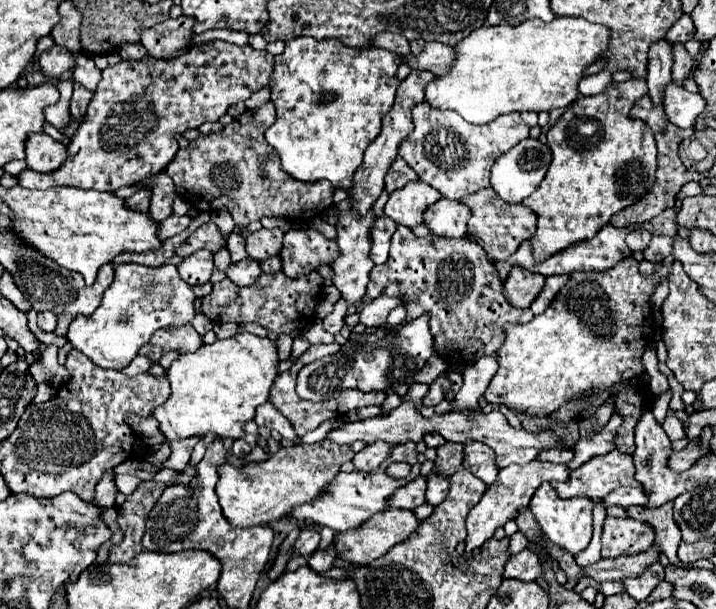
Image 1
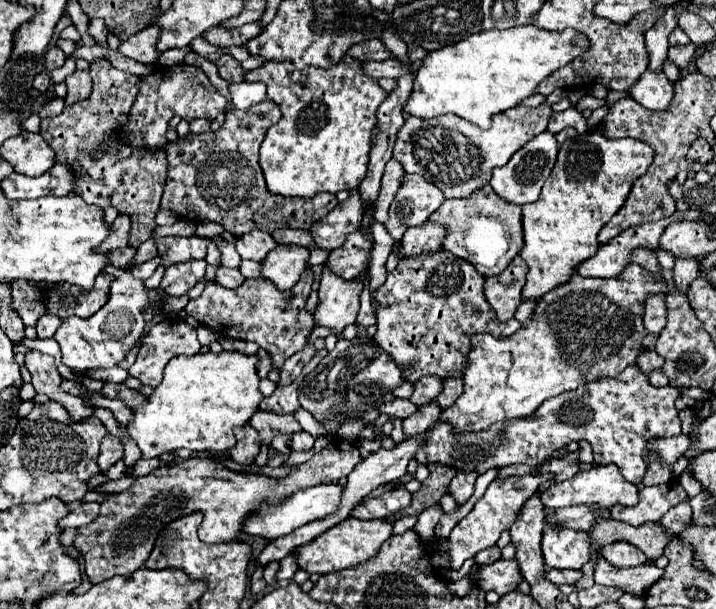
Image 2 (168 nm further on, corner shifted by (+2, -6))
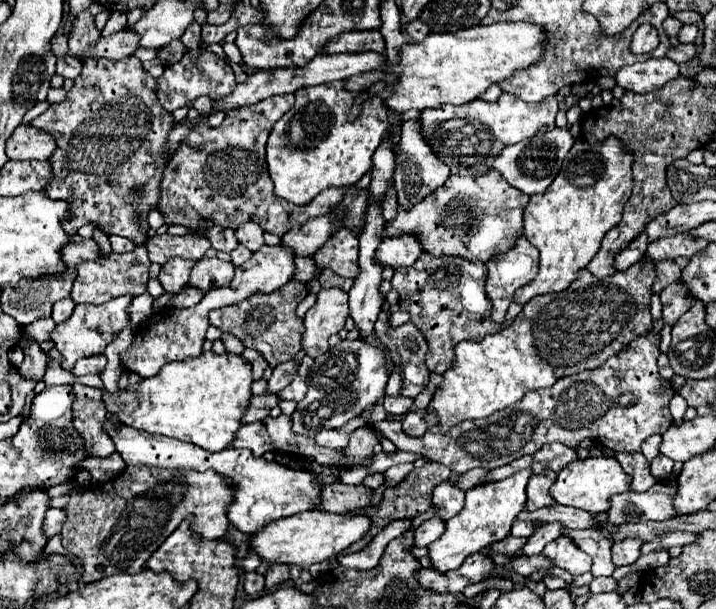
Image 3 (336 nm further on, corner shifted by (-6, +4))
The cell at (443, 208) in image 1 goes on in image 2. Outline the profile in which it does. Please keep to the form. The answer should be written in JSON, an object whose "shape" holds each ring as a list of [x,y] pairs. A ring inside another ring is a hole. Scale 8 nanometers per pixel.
{"shape":[[[427,221],[423,225],[409,227],[405,231],[403,239],[401,239],[399,257],[441,251],[445,235],[447,235],[447,229],[441,227],[441,223],[435,223],[435,221]]]}

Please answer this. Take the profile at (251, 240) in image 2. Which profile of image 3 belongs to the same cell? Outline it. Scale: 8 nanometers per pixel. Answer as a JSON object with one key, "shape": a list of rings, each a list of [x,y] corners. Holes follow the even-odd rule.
{"shape":[[[243,223],[241,227],[237,227],[235,237],[237,237],[237,241],[241,245],[245,245],[253,253],[265,245],[265,241],[263,241],[263,229],[257,223]]]}

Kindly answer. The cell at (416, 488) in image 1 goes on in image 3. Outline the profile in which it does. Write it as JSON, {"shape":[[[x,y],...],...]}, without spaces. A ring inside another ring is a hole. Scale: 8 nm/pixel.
{"shape":[[[331,483],[331,485],[323,485],[321,497],[317,501],[317,509],[327,513],[347,513],[353,509],[367,507],[369,499],[371,499],[371,491],[361,485]]]}

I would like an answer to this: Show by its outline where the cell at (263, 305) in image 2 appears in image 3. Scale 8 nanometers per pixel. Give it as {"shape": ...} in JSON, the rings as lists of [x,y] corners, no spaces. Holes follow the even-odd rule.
{"shape":[[[291,279],[287,281],[287,285],[283,285],[281,289],[269,295],[257,293],[233,307],[215,309],[209,315],[209,321],[219,331],[235,335],[245,347],[259,351],[269,363],[269,367],[275,369],[277,365],[291,361],[301,349],[301,319],[295,315],[295,309],[299,301],[305,299],[305,295],[307,295],[307,287]]]}

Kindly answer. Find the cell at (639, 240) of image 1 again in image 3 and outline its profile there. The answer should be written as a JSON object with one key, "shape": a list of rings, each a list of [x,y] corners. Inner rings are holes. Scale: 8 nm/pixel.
{"shape":[[[673,261],[657,263],[655,271],[657,271],[657,279],[653,283],[653,293],[661,293],[661,289],[665,289],[665,285],[671,285],[681,279],[681,269]]]}

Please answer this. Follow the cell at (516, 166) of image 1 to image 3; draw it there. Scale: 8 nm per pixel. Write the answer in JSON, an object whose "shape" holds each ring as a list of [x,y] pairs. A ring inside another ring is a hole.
{"shape":[[[555,127],[549,133],[535,135],[529,141],[519,141],[517,145],[509,145],[507,149],[503,149],[501,155],[497,155],[497,159],[493,161],[493,169],[497,169],[509,185],[523,191],[525,195],[545,193],[551,181],[557,177],[561,163],[571,147],[573,147],[573,137],[569,129]]]}

